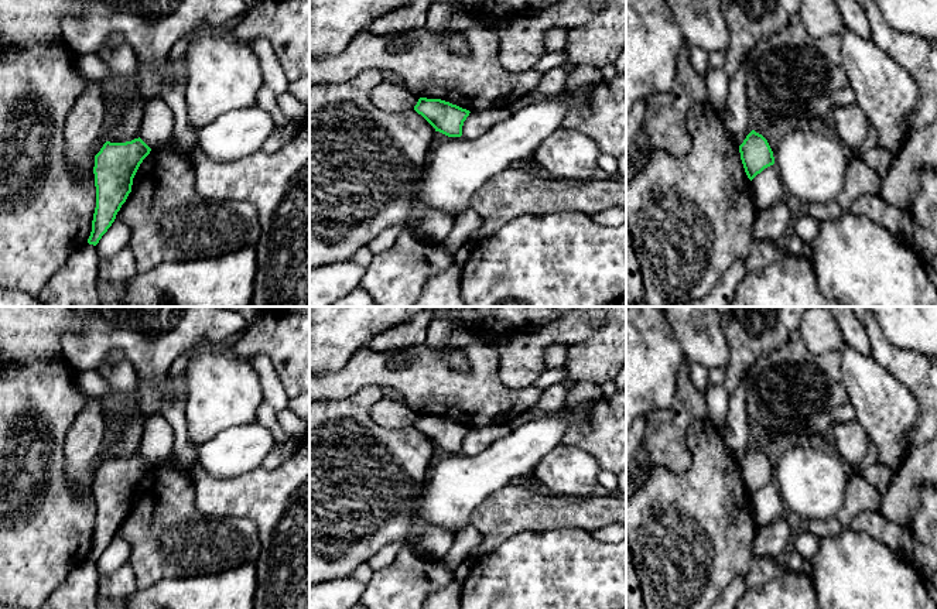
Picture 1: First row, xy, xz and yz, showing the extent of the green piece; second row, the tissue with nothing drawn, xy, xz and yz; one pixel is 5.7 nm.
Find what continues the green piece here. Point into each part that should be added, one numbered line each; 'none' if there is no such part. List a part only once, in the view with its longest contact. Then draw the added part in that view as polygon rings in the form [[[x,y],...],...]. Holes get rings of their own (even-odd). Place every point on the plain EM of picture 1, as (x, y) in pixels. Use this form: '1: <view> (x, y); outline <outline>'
none

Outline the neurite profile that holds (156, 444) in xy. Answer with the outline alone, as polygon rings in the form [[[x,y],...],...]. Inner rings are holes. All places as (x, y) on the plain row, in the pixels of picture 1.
[[[163,415],[144,420],[140,455],[151,465],[161,465],[171,452],[171,425]]]

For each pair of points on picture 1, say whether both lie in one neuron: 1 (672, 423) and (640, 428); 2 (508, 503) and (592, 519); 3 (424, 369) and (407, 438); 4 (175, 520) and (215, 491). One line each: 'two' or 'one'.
1: two
2: one
3: two
4: two

